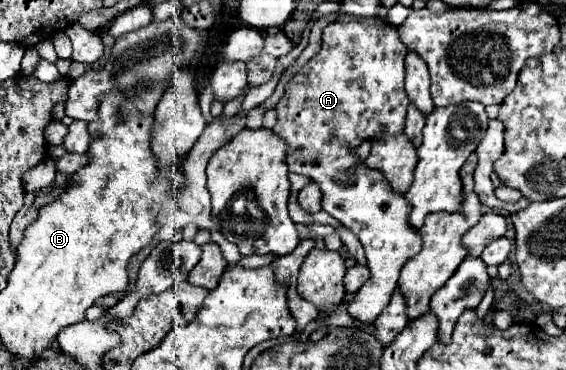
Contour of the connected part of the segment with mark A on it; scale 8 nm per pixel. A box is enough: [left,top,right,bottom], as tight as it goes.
[274,18,422,322]

